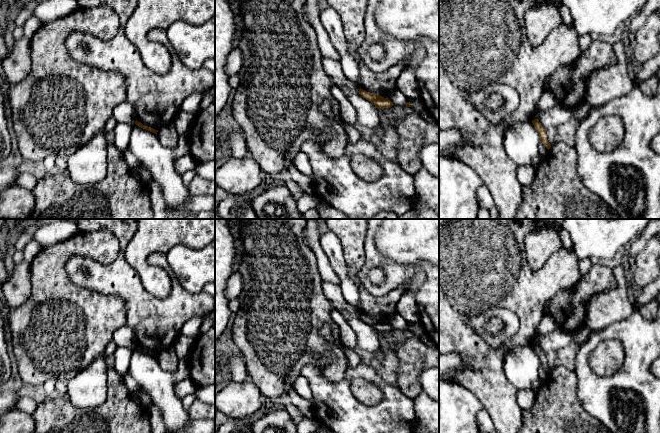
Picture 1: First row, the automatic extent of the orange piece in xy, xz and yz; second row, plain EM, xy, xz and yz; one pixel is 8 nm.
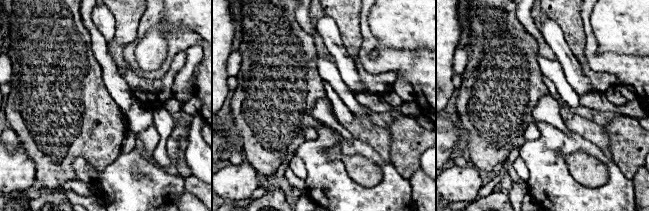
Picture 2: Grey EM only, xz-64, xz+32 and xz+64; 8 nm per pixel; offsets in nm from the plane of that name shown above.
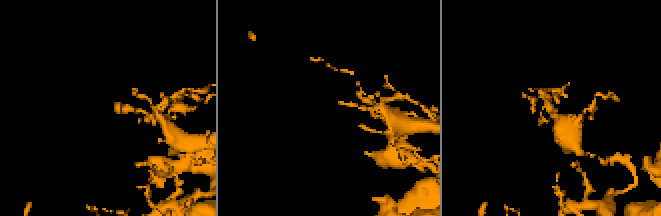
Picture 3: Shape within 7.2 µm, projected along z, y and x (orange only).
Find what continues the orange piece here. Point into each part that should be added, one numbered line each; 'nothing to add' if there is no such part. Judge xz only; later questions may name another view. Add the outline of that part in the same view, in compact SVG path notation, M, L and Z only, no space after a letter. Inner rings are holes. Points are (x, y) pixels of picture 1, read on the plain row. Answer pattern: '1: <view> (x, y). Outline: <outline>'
nothing to add

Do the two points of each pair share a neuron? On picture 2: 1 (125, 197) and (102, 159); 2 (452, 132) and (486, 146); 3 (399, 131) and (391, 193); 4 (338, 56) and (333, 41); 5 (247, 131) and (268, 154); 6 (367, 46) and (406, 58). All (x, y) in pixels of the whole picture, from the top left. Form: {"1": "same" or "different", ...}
{"1": "different", "2": "different", "3": "different", "4": "same", "5": "same", "6": "same"}

